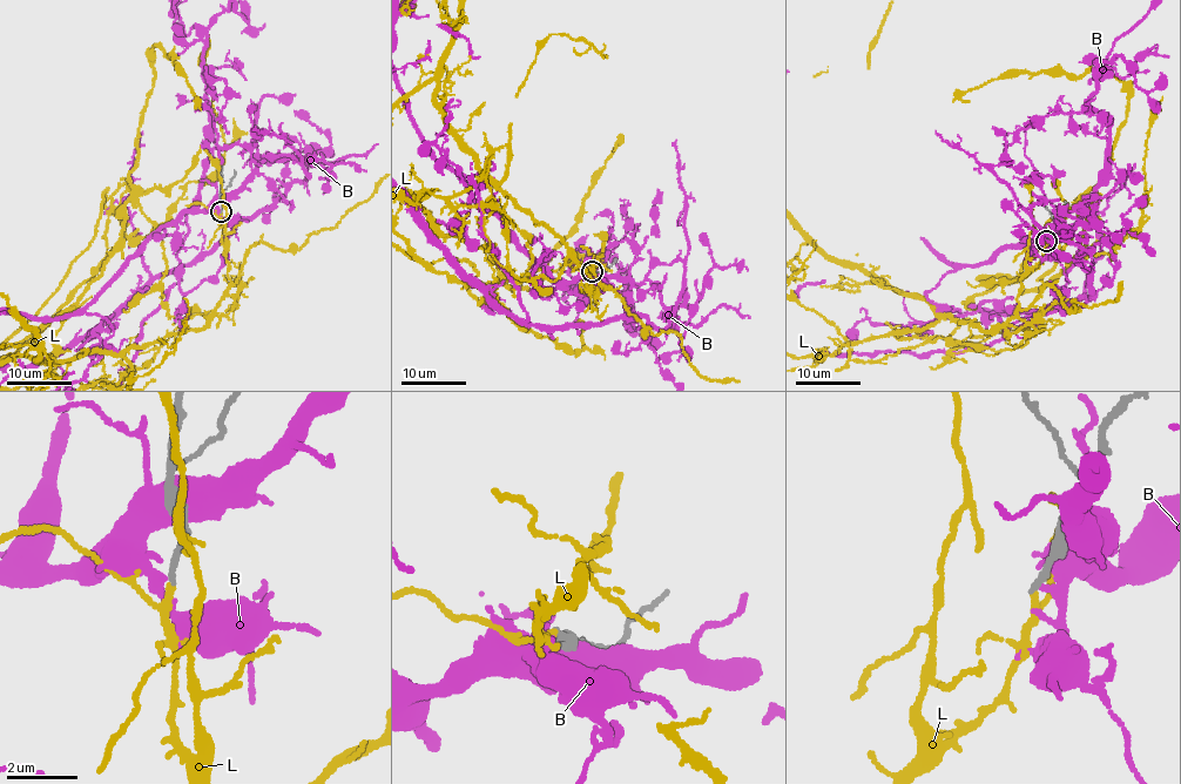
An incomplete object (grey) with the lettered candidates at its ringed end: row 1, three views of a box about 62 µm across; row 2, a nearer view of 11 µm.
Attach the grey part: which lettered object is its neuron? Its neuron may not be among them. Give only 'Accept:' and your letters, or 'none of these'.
Accept: L

